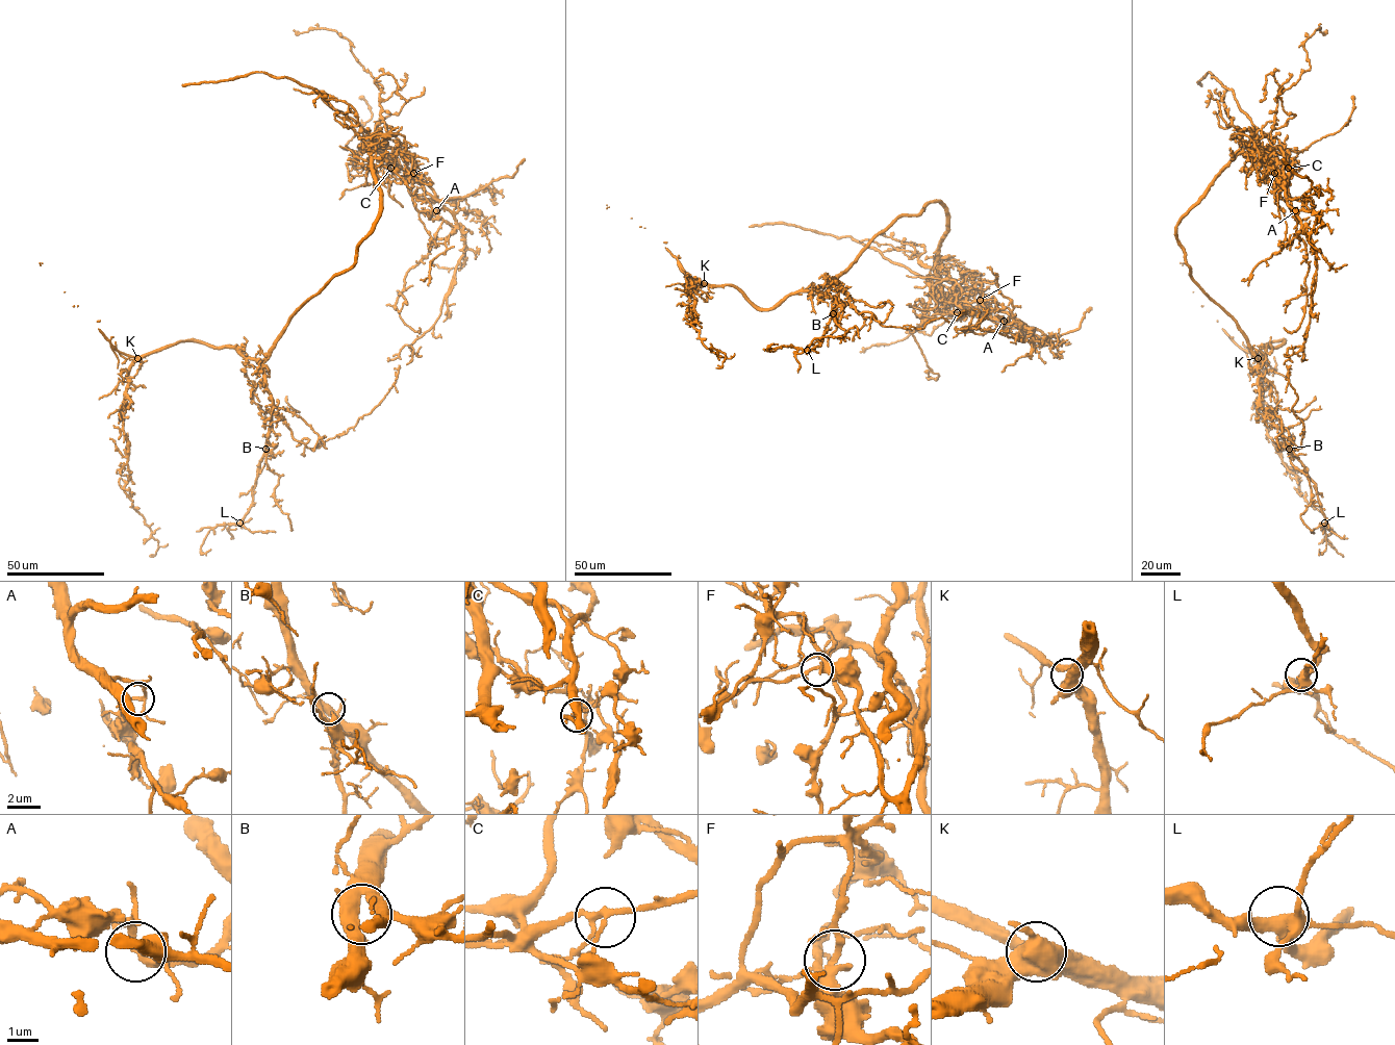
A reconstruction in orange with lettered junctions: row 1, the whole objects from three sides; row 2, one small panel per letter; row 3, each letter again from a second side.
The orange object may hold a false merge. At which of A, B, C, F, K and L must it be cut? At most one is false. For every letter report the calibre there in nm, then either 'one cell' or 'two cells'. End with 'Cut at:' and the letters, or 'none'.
A: 190 nm thick; one cell
B: 400 nm thick; one cell
C: 190 nm thick; two cells
F: 280 nm thick; one cell
K: 500 nm thick; one cell
L: 420 nm thick; one cell
Cut at: C

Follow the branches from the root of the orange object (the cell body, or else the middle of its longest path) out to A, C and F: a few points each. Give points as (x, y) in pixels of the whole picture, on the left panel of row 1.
A: (328, 282), (354, 263), (378, 215), (380, 188), (370, 152), (384, 151), (404, 170), (417, 210), (436, 210)
C: (328, 282), (354, 263), (357, 248), (378, 215), (380, 188), (370, 152), (384, 151), (390, 168)
F: (328, 282), (354, 263), (357, 248), (378, 215), (380, 188), (370, 152), (382, 150), (395, 166), (413, 173)

